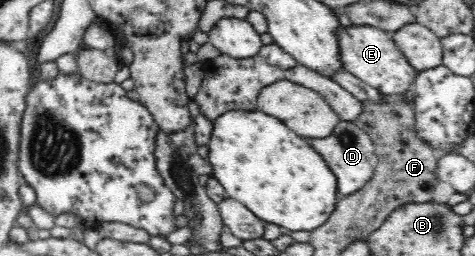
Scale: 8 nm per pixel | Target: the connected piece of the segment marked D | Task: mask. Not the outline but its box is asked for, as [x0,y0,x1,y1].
[311,120,378,197]

